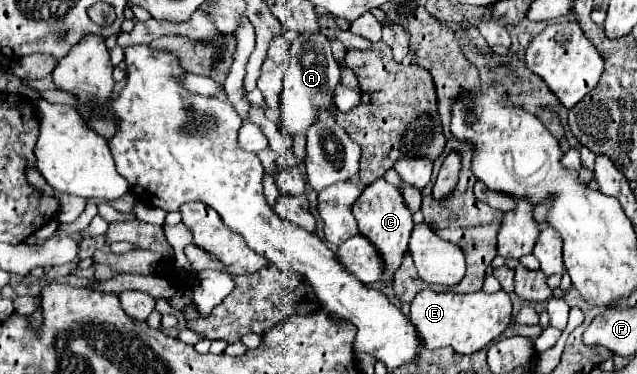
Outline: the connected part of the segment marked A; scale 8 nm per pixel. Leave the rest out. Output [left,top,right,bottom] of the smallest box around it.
[281,33,339,135]

